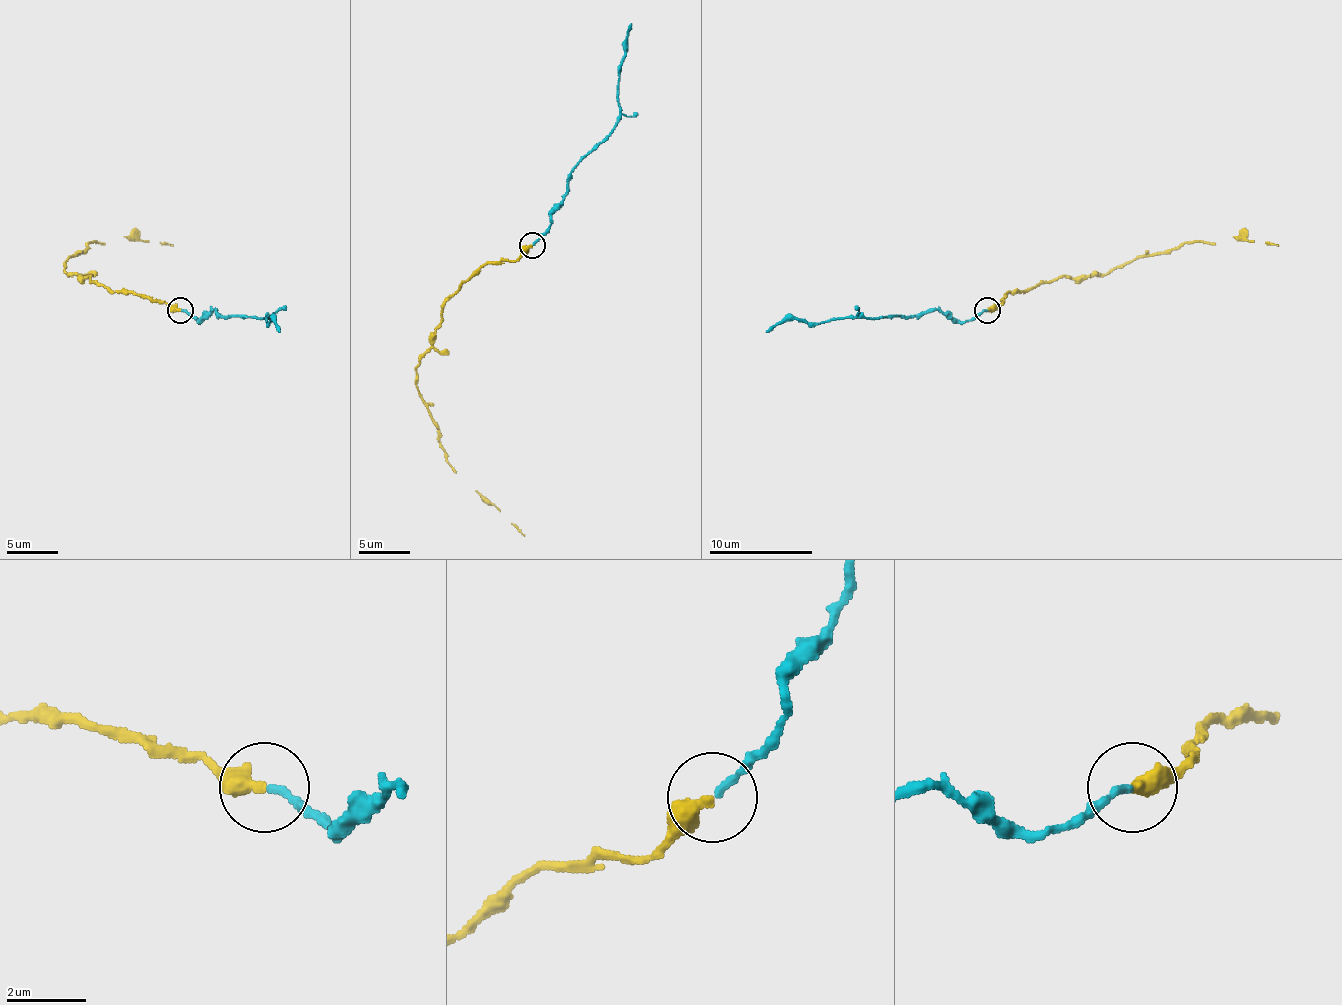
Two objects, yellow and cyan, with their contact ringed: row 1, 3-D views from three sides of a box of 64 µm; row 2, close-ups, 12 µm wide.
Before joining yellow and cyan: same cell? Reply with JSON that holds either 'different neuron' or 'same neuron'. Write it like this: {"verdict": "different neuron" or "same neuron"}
{"verdict": "same neuron"}

